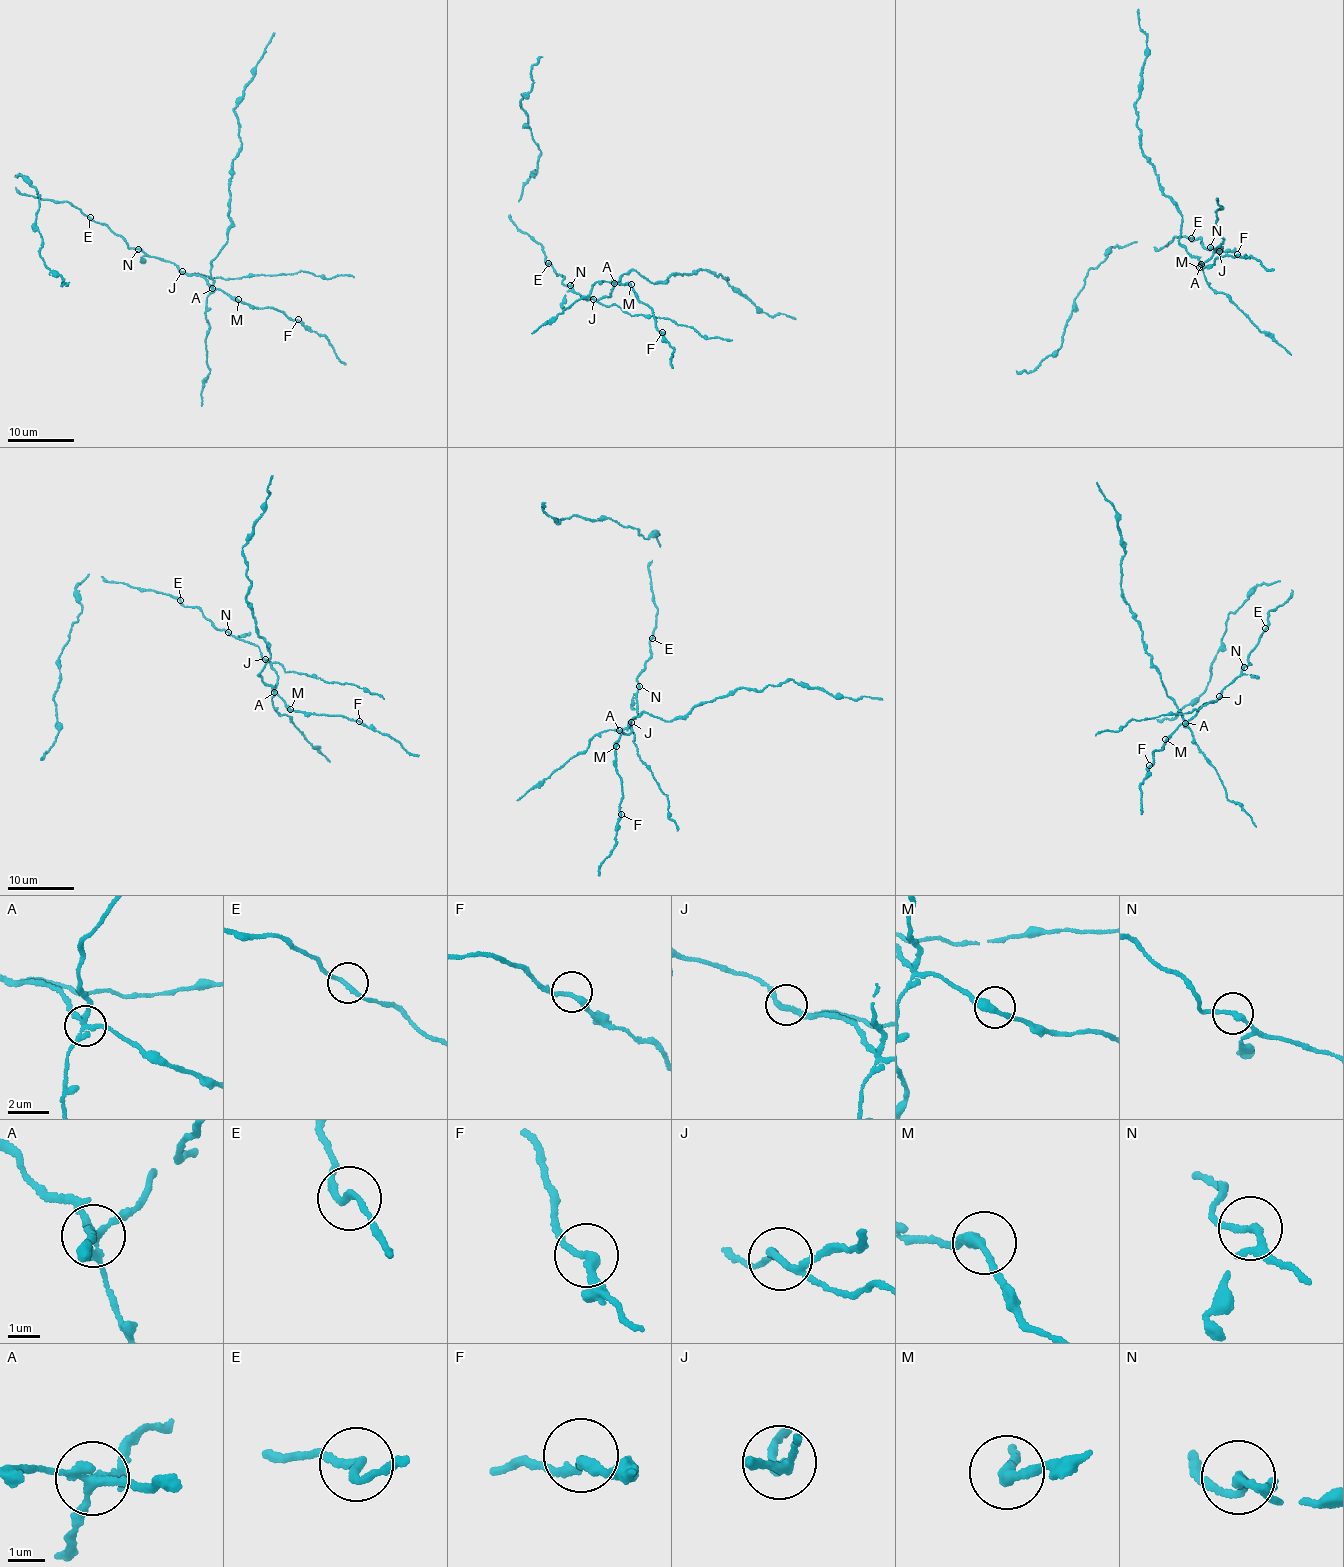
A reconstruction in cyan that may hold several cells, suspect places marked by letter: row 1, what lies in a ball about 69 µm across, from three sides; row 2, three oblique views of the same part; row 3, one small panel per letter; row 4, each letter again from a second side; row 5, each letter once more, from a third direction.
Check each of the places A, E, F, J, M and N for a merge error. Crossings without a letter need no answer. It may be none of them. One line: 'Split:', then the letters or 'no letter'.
Split: A, J

